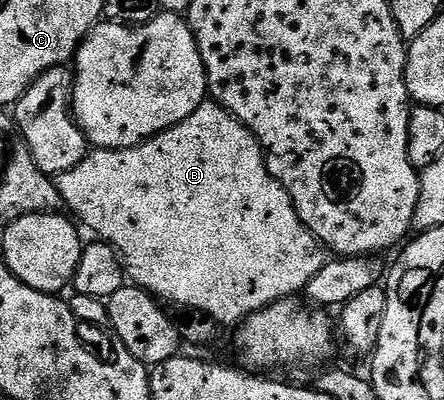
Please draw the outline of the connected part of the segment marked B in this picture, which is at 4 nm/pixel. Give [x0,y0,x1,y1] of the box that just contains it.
[56,100,328,328]

